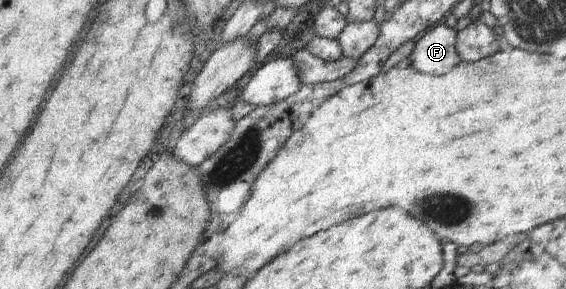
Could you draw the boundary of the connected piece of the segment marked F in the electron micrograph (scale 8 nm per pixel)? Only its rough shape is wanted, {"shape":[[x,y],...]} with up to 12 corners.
{"shape":[[440,22],[416,40],[408,58],[442,76],[464,62],[457,32]]}

